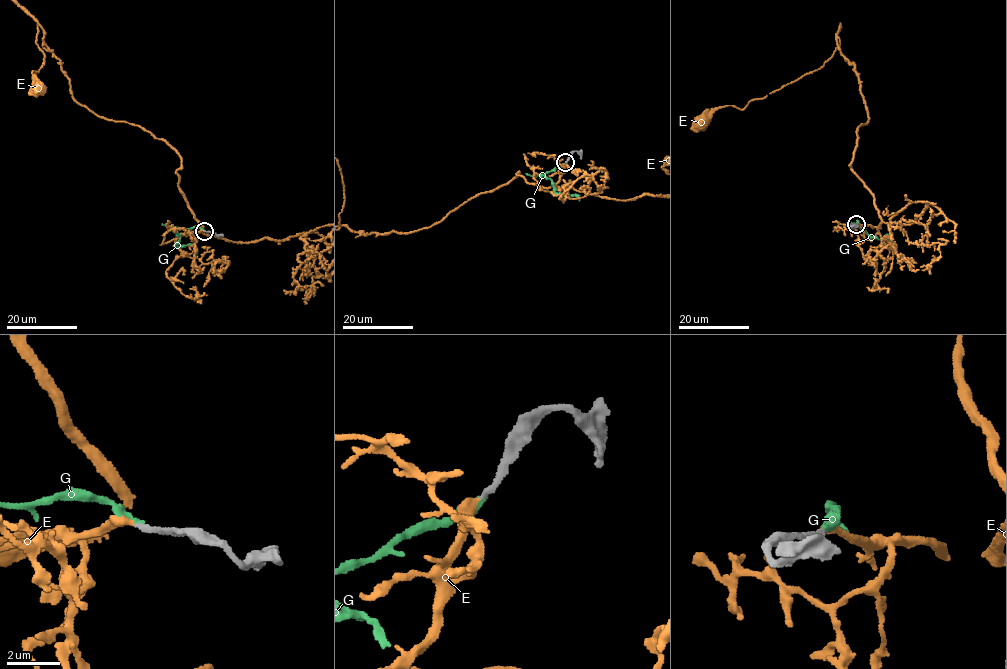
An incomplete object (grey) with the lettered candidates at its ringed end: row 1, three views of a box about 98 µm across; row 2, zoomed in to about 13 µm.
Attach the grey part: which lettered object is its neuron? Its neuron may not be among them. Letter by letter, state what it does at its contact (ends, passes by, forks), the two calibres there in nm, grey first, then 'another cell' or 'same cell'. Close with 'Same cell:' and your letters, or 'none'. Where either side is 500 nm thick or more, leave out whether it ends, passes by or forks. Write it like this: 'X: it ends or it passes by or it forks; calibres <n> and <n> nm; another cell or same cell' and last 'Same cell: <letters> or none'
E: it ends; calibres 220 and 360 nm; another cell
G: it ends; calibres 240 and 280 nm; same cell
Same cell: G

